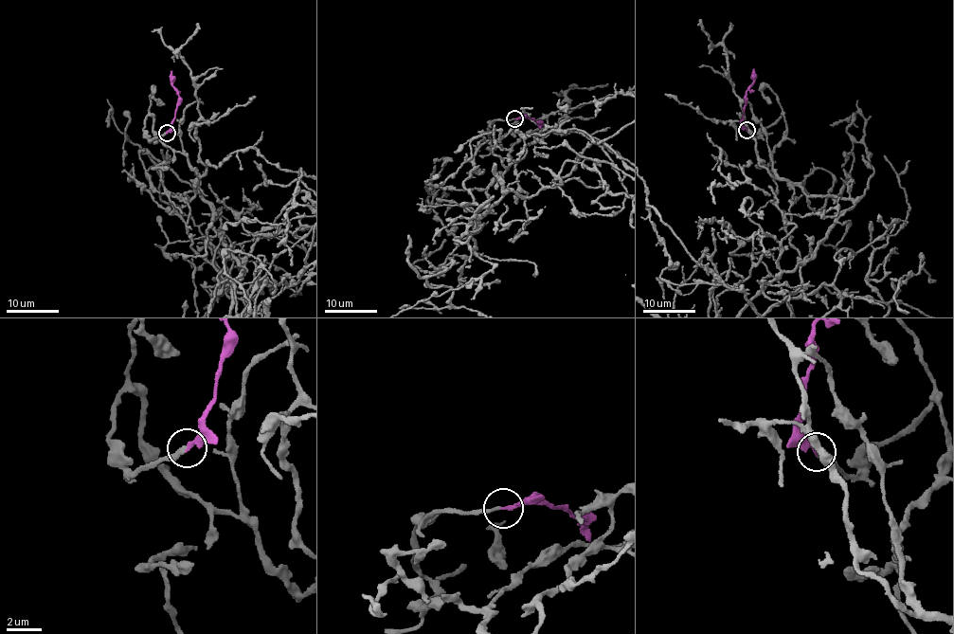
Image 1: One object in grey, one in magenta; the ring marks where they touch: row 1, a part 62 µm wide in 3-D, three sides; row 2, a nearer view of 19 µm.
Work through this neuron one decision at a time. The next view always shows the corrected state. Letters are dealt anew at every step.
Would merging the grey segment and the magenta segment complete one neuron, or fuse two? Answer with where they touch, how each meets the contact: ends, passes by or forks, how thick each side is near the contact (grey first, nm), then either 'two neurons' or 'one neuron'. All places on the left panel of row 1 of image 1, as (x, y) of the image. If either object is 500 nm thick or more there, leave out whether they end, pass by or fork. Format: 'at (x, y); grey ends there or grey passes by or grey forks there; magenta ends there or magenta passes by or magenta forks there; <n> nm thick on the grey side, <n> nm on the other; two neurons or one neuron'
at (167, 133); grey ends there; magenta ends there; 200 nm thick on the grey side, 240 nm on the other; two neurons

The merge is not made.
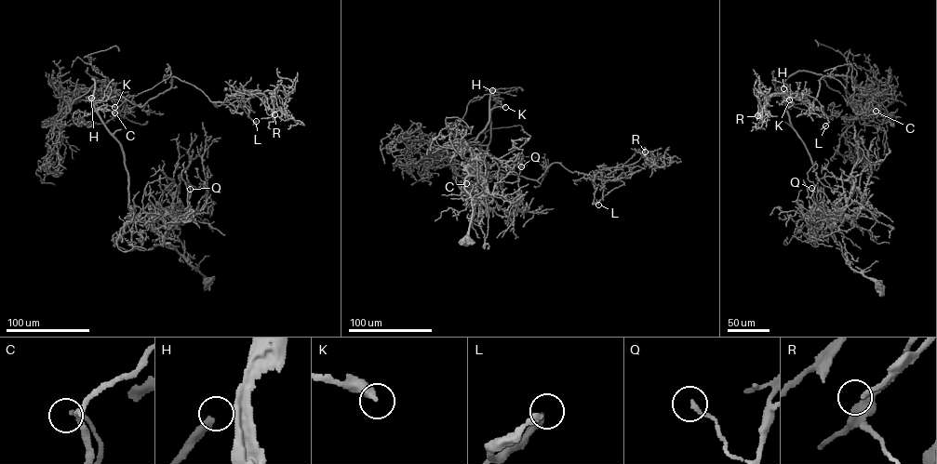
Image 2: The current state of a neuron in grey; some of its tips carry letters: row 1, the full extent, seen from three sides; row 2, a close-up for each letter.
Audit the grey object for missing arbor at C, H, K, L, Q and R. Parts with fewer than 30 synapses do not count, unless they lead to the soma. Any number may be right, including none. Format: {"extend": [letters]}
{"extend": ["H", "K", "R"]}

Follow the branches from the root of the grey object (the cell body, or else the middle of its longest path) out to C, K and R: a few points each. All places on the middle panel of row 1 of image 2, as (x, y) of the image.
C: (465, 239), (473, 205), (459, 151), (486, 126), (495, 88), (481, 156), (492, 165), (481, 163), (466, 183)
K: (465, 239), (473, 205), (464, 185), (467, 162), (459, 151), (474, 142), (486, 126), (490, 95), (505, 107)
R: (465, 239), (459, 151), (486, 126), (493, 89), (488, 165), (535, 179), (559, 163), (612, 181), (645, 152)

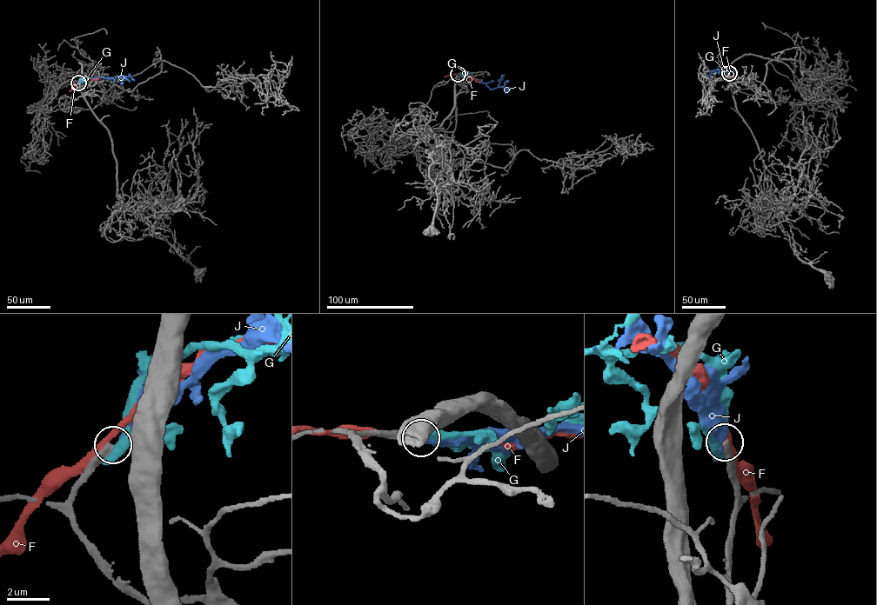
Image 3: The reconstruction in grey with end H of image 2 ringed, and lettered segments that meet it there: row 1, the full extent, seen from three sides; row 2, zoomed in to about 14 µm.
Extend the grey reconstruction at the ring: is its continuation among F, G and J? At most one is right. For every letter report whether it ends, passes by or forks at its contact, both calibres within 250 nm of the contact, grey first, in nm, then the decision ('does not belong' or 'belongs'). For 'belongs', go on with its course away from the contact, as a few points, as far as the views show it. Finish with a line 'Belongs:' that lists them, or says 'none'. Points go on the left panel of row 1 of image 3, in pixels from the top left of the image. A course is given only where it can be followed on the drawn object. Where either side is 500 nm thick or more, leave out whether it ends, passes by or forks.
F: it passes by; calibres 480 and 320 nm; does not belong
G: it ends; calibres 400 and 480 nm; does not belong
J: it ends; calibres 360 and 380 nm; does not belong
Belongs: none

